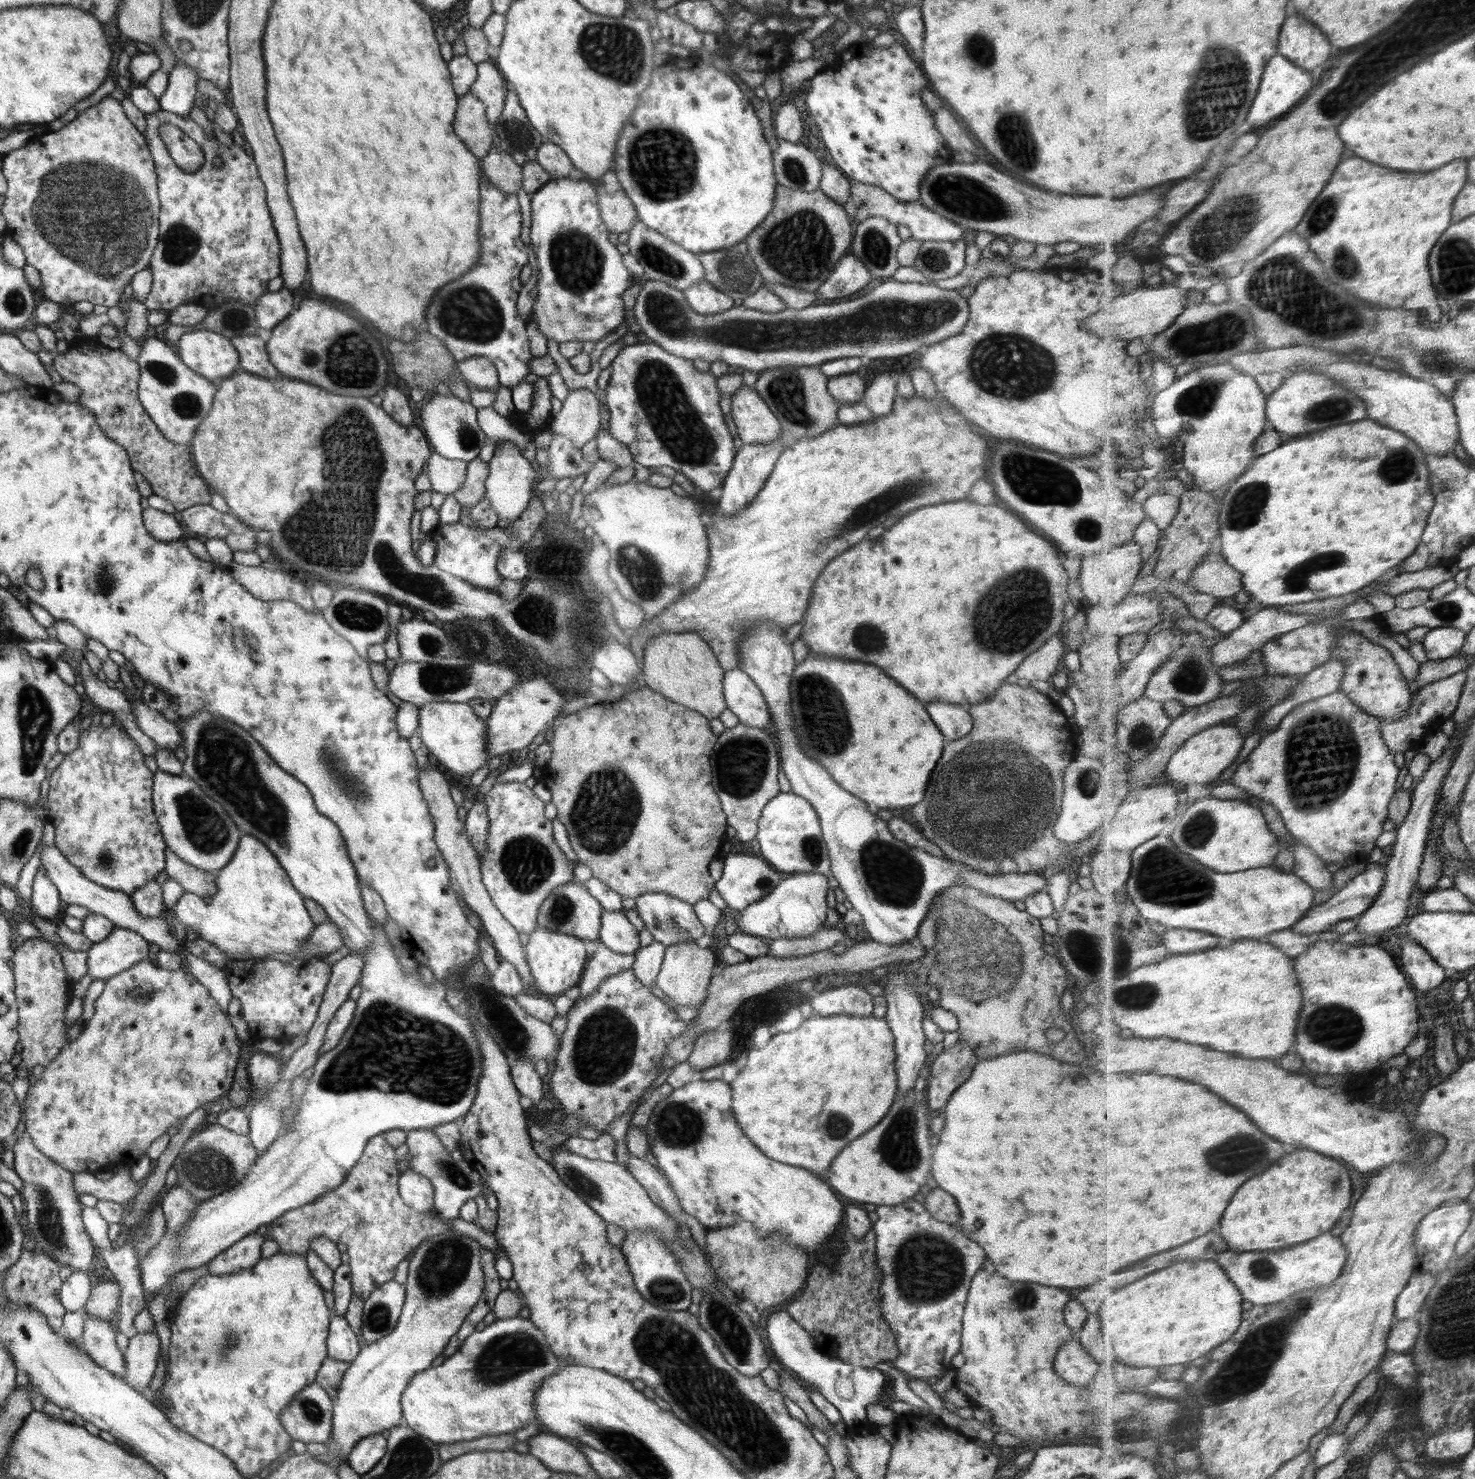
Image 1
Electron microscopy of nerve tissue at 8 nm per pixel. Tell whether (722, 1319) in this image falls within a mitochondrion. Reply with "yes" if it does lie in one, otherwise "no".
yes

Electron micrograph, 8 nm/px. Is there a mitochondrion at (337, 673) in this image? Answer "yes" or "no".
no

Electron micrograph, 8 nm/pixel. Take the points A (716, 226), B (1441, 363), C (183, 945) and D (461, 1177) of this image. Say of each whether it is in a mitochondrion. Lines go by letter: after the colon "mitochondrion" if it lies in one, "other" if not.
A: other
B: mitochondrion
C: other
D: mitochondrion

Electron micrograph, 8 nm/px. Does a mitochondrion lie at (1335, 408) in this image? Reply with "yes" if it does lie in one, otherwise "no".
yes

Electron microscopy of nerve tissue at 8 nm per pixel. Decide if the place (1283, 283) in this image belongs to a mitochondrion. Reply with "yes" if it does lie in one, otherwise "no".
yes

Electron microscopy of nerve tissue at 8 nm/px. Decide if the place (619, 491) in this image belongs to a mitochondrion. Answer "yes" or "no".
no

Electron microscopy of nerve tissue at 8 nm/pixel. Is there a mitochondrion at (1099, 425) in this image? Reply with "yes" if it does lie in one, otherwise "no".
no

